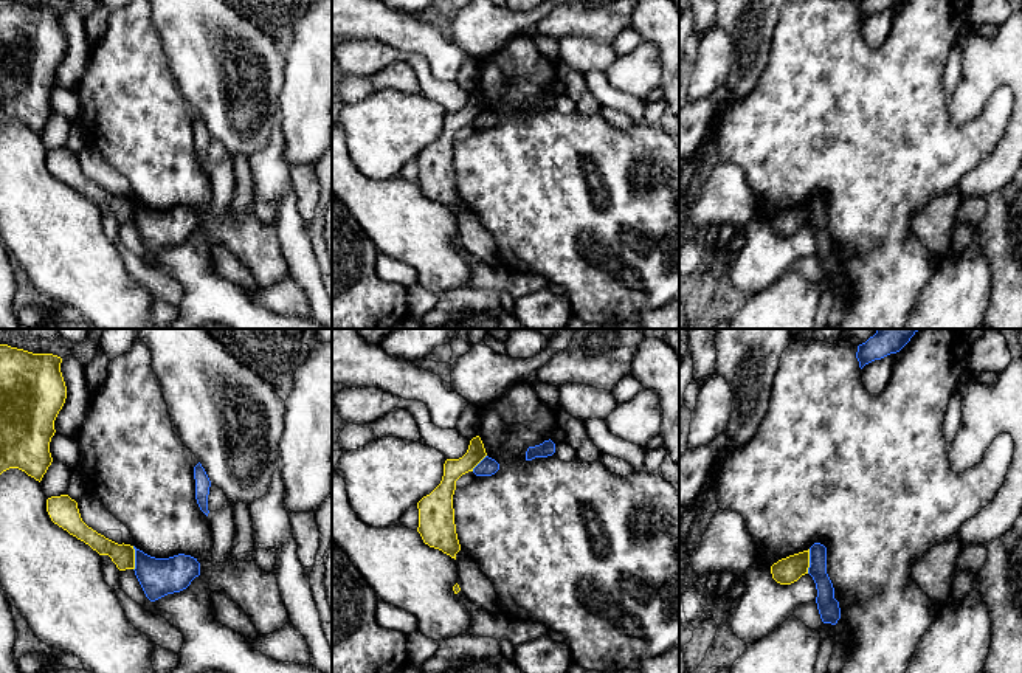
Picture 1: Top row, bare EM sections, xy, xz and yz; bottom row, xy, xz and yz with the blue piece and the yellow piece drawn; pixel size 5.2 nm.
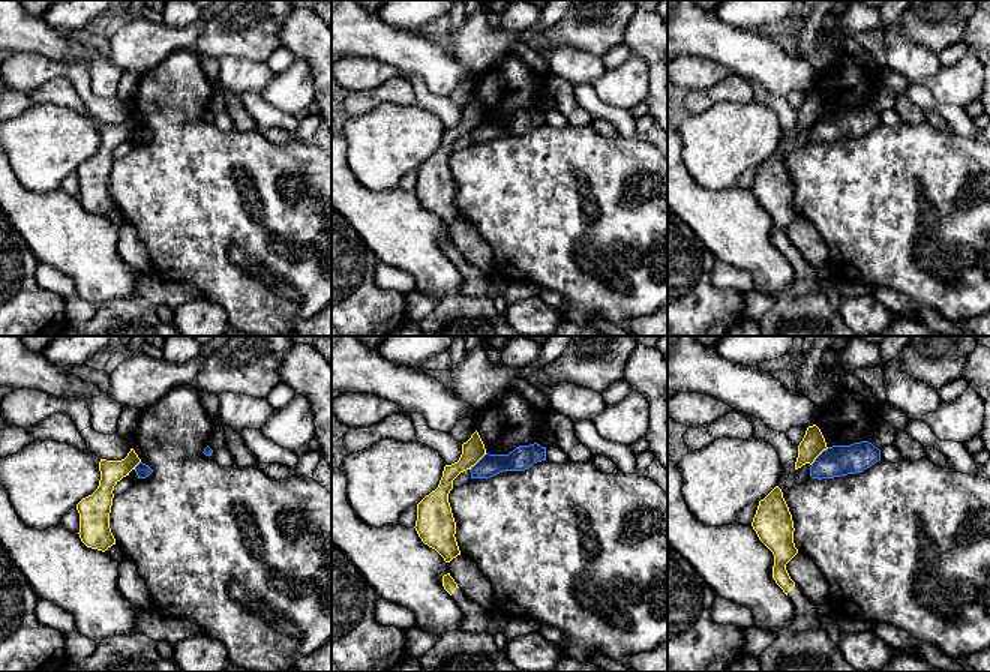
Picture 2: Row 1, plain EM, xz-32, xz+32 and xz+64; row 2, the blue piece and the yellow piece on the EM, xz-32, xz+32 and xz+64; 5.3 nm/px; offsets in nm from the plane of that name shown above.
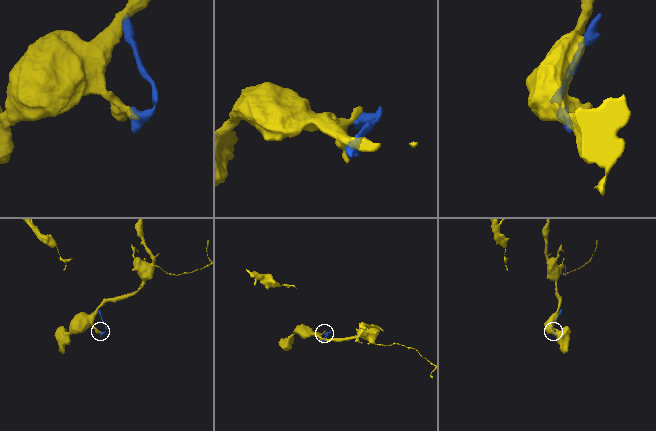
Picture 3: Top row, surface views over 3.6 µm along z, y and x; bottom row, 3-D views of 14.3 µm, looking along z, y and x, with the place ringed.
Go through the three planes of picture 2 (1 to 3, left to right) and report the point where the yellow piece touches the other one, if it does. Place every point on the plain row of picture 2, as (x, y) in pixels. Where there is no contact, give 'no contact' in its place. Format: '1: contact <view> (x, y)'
1: contact xz-32 (137, 129)
2: contact xz+32 (477, 126)
3: contact xz+64 (819, 119)

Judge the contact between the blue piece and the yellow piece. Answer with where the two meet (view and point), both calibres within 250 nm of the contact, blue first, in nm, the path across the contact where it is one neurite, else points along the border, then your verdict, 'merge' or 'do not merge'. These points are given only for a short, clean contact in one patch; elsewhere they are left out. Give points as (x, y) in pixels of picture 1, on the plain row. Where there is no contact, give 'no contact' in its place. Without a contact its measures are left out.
meets blue in yz at (810, 214); 110 nm thick on the blue side, 140 nm on the other; border along yz (810, 202), (807, 225); do not merge

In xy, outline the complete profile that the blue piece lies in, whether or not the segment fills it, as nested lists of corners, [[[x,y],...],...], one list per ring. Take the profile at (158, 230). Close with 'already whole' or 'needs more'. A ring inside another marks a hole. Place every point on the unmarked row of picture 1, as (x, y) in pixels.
[[[135,202],[135,228],[150,254],[167,247],[186,242],[200,228],[197,211],[178,206],[169,211],[155,211]]]; already whole

